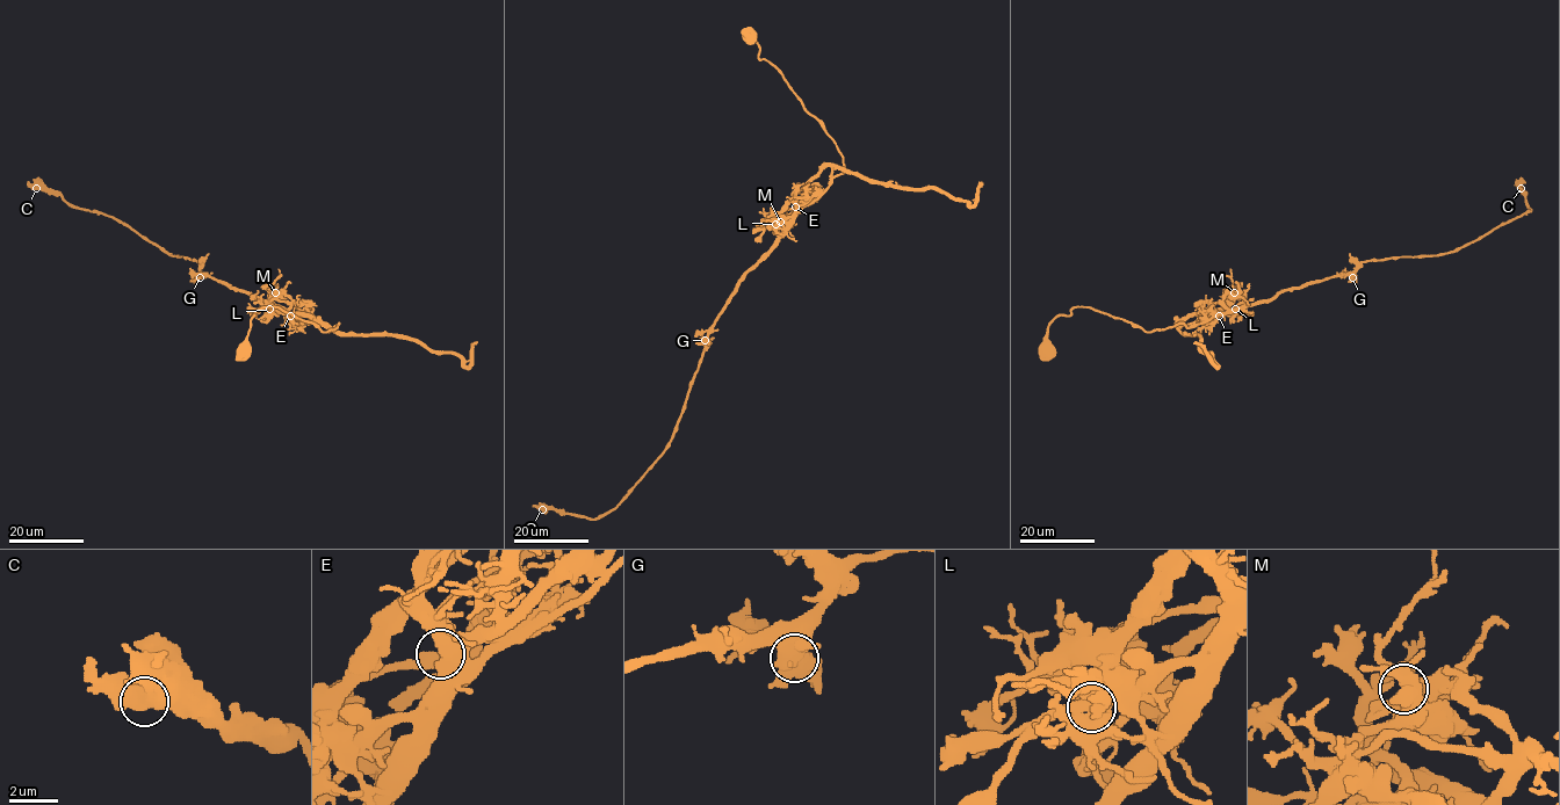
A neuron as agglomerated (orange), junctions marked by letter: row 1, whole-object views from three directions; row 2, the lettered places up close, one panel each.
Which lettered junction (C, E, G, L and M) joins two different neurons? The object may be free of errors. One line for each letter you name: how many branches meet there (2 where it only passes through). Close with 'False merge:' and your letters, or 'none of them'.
L: Branches: 2
False merge: L

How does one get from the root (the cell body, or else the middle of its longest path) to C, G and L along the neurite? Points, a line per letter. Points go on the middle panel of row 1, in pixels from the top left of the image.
C: (750, 35), (844, 171), (739, 282), (669, 448), (632, 491), (594, 519), (542, 509)
G: (750, 35), (756, 36), (759, 58), (778, 70), (833, 142), (844, 171), (744, 276), (705, 340)
L: (750, 35), (751, 31), (756, 36), (759, 58), (778, 70), (833, 142), (844, 167), (816, 198), (775, 224)

